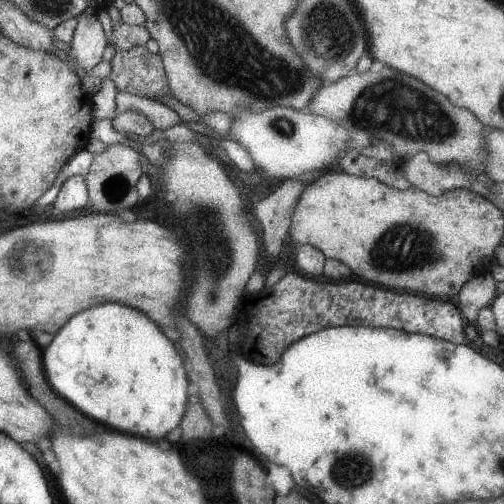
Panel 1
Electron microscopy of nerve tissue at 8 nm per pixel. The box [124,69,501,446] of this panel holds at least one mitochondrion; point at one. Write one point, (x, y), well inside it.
(392, 105)

